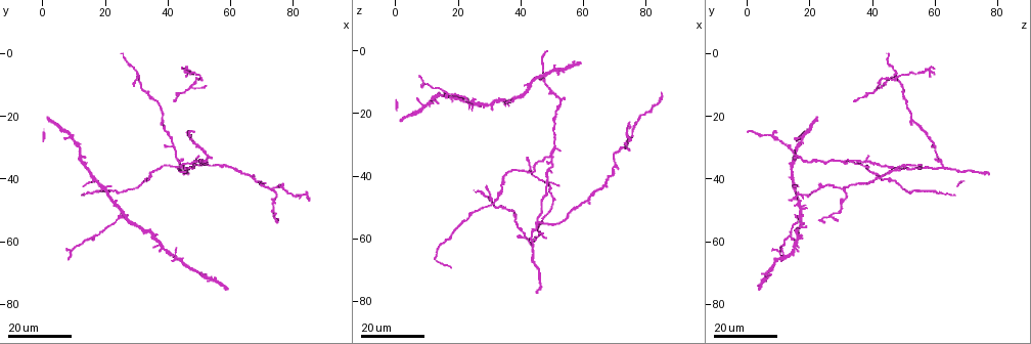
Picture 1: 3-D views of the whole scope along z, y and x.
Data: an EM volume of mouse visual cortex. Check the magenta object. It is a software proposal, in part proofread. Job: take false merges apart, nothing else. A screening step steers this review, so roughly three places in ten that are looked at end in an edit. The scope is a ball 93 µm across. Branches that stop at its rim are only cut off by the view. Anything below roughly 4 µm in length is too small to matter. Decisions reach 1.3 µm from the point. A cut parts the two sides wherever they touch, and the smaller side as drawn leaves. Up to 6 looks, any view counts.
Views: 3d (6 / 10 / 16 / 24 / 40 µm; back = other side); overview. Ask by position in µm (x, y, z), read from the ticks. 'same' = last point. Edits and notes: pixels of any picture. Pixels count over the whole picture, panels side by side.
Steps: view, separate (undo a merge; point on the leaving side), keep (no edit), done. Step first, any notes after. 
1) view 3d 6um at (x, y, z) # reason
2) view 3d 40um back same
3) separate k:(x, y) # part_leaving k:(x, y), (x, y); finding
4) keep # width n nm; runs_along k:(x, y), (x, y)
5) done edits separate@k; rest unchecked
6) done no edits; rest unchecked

view 3d 24um at (49.0, 34.5, 33.5) # four arms meet

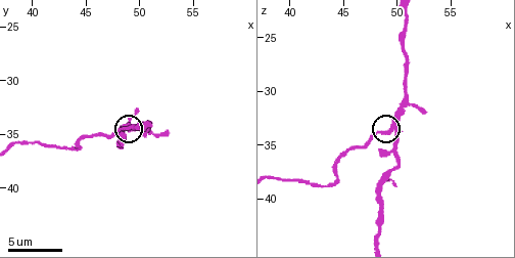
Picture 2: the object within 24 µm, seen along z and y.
view 3d 6um at (49.4, 34.2, 33.8)

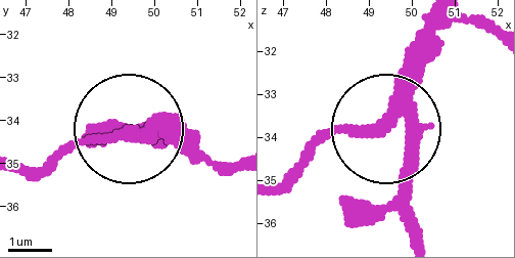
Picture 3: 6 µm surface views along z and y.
separate 3:(77, 146) # part_leaving 3:(131, 133), (25, 166); a second cell is stuck on

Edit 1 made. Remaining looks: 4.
view overview

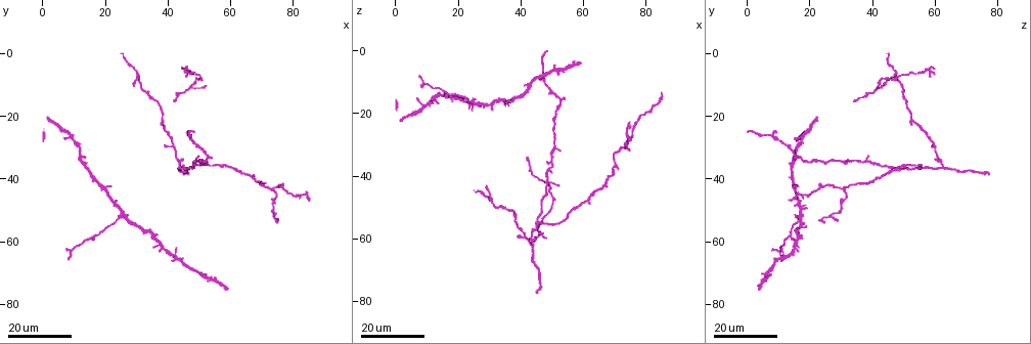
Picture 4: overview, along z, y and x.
view 3d 24um at (47.5, 10.5, 41.5) # a fork

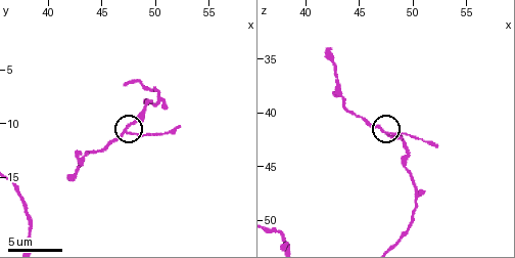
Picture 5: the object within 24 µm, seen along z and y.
view 3d 10um at (47.2, 10.4, 42.0)

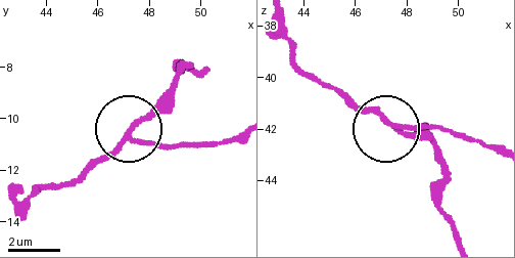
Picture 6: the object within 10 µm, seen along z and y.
view 3d 6um at (47.3, 10.6, 41.8)

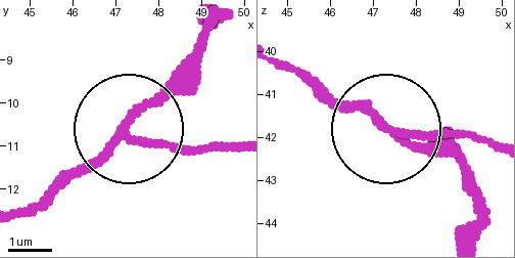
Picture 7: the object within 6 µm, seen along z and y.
keep # one cell here

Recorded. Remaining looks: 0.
done edits separate@3; rest unchecked

